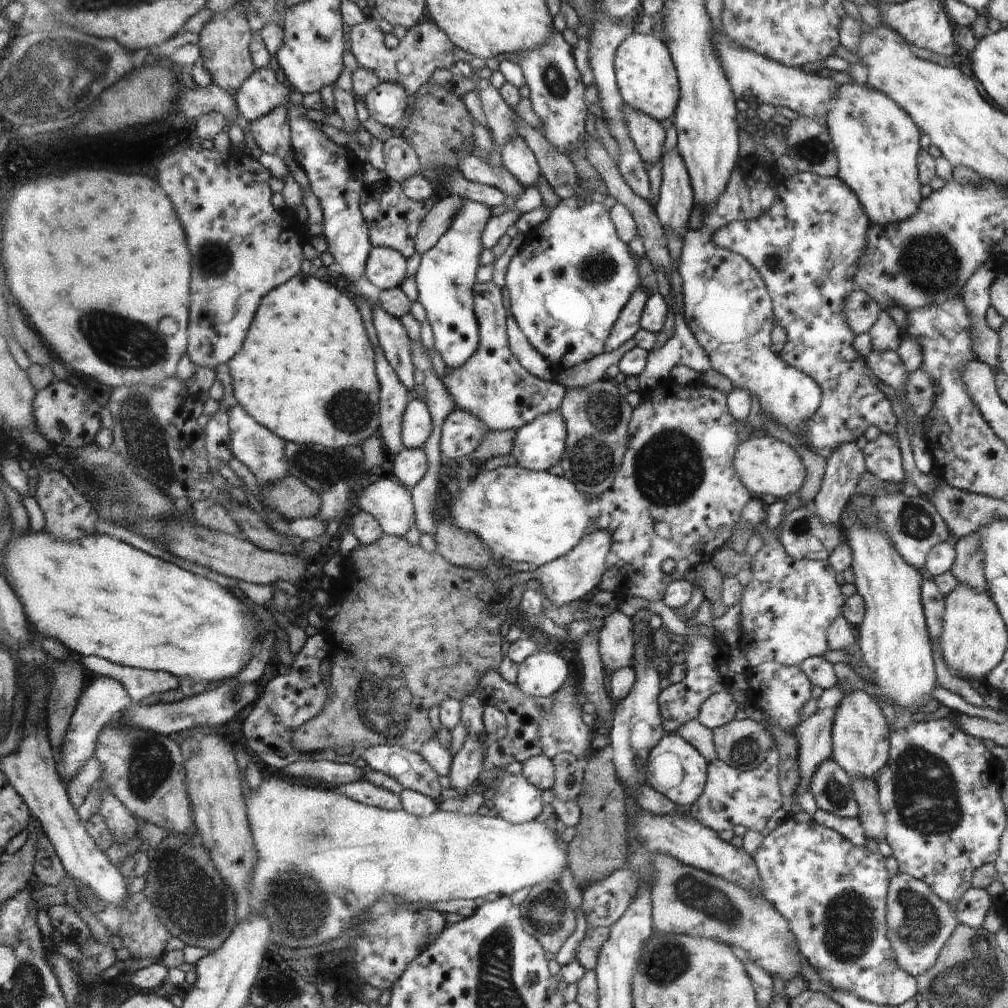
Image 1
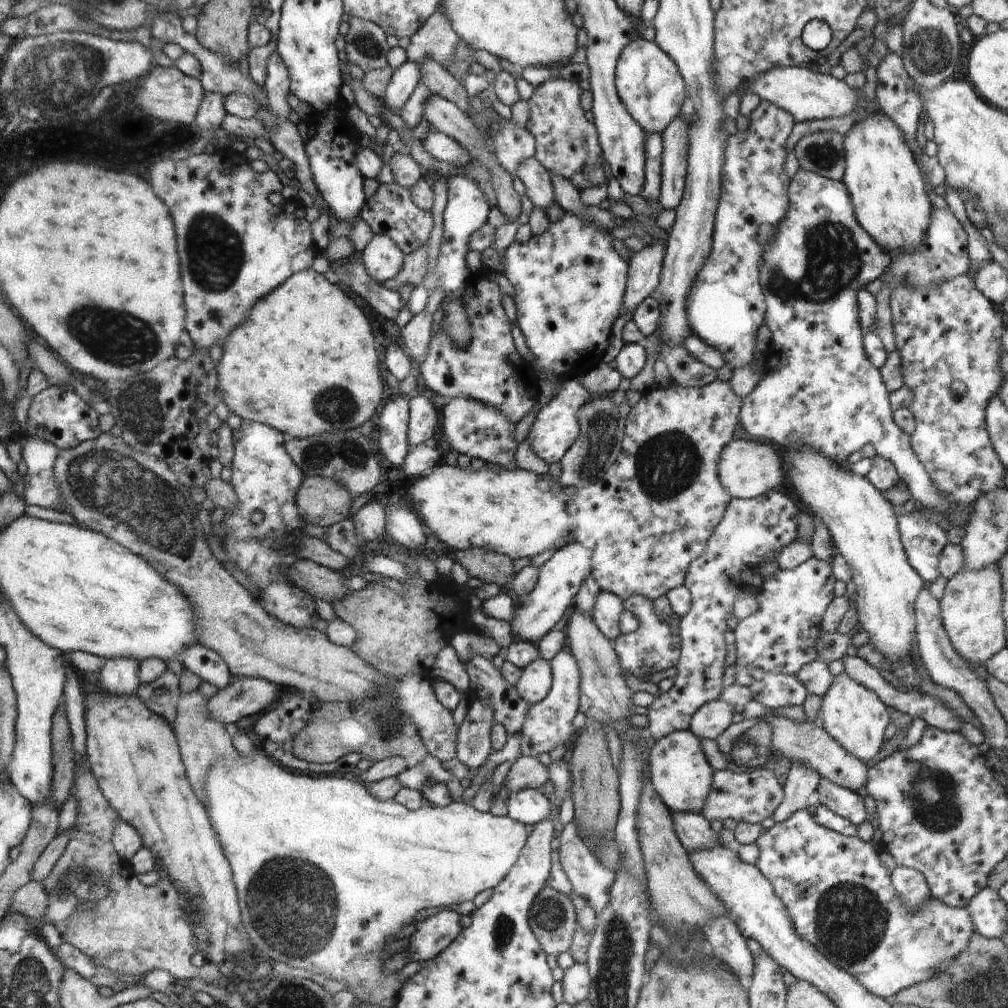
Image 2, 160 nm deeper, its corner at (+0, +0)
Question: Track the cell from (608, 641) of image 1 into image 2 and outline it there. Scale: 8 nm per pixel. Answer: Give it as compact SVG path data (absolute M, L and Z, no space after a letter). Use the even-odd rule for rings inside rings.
M598 592L596 604L592 610L592 618L597 624L598 630L610 642L614 642L622 634L619 628L619 618L624 611L624 602L620 597L610 592Z

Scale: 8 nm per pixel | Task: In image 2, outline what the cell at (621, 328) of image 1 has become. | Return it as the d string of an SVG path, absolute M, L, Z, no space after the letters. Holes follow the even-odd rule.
M652 239L630 262L629 286L626 288L624 313L634 310L657 289L665 256L662 240Z

